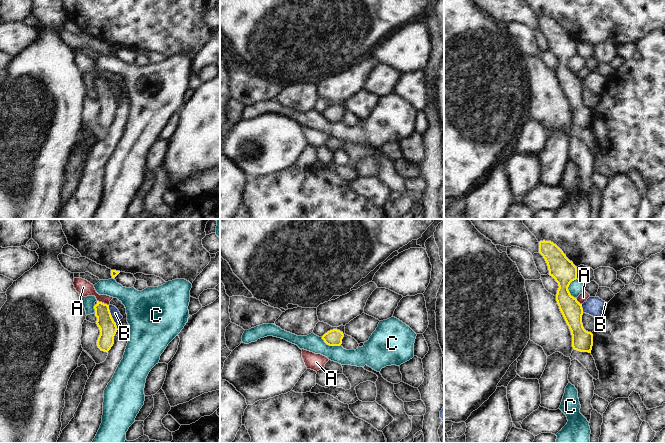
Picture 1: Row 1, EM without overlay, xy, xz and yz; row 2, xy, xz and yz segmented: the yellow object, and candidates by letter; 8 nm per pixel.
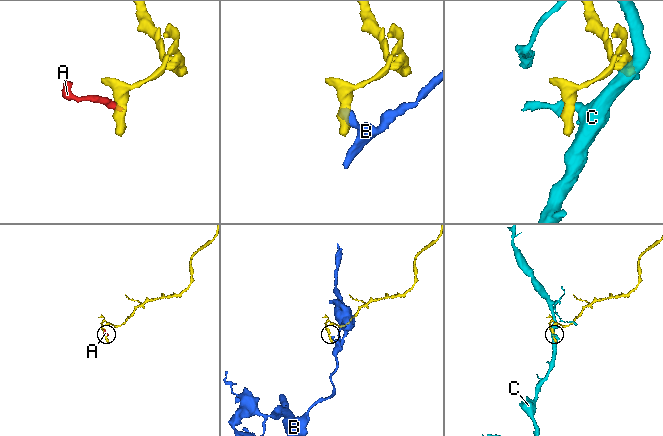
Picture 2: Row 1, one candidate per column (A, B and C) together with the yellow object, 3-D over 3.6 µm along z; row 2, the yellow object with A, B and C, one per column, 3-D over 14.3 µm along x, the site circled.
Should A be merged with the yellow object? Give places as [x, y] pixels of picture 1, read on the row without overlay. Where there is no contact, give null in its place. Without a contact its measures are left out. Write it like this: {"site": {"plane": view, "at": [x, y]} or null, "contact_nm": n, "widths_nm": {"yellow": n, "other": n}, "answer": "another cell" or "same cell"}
{"site": {"plane": "xy", "at": [103, 79]}, "contact_nm": 100, "widths_nm": {"yellow": 140, "other": 120}, "answer": "another cell"}

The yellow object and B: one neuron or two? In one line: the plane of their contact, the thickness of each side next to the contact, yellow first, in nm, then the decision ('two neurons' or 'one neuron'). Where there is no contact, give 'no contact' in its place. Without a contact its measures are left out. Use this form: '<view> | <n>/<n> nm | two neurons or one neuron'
xy | 140/70 nm | two neurons

